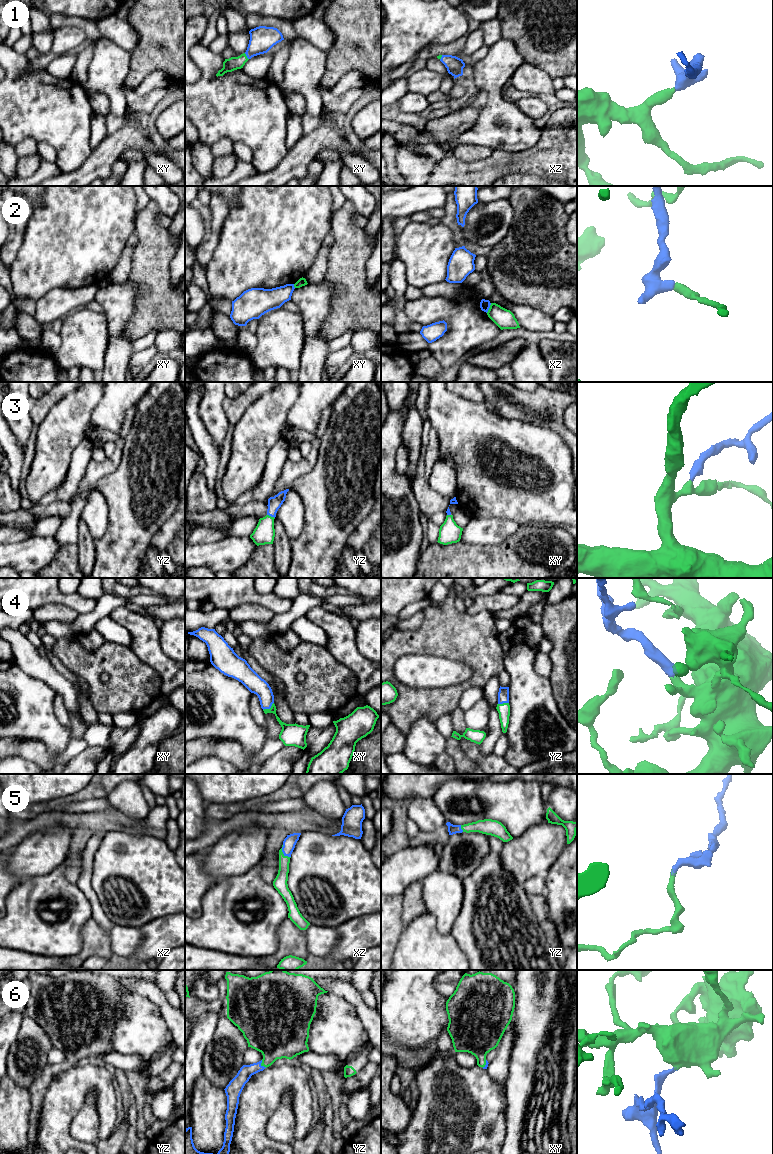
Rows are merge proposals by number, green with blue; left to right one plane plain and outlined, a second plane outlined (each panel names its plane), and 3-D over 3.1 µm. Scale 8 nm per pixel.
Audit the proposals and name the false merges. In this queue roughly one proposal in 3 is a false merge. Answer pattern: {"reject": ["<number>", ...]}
{"reject": ["2"]}

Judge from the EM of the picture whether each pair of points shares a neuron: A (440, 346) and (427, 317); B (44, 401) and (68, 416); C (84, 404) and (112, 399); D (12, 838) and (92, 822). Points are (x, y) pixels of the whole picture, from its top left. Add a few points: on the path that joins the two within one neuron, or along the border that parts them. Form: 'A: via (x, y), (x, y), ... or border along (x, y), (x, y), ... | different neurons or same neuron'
A: via (452, 334), (453, 325), (444, 316), (439, 316) | same neuron
B: border along (70, 392), (50, 409), (38, 425) | different neurons
C: border along (103, 392), (92, 413), (89, 424) | different neurons
D: via (32, 826), (49, 820), (61, 819), (72, 821) | same neuron

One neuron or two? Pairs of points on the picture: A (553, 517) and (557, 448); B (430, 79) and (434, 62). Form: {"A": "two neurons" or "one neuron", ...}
{"A": "one neuron", "B": "two neurons"}

